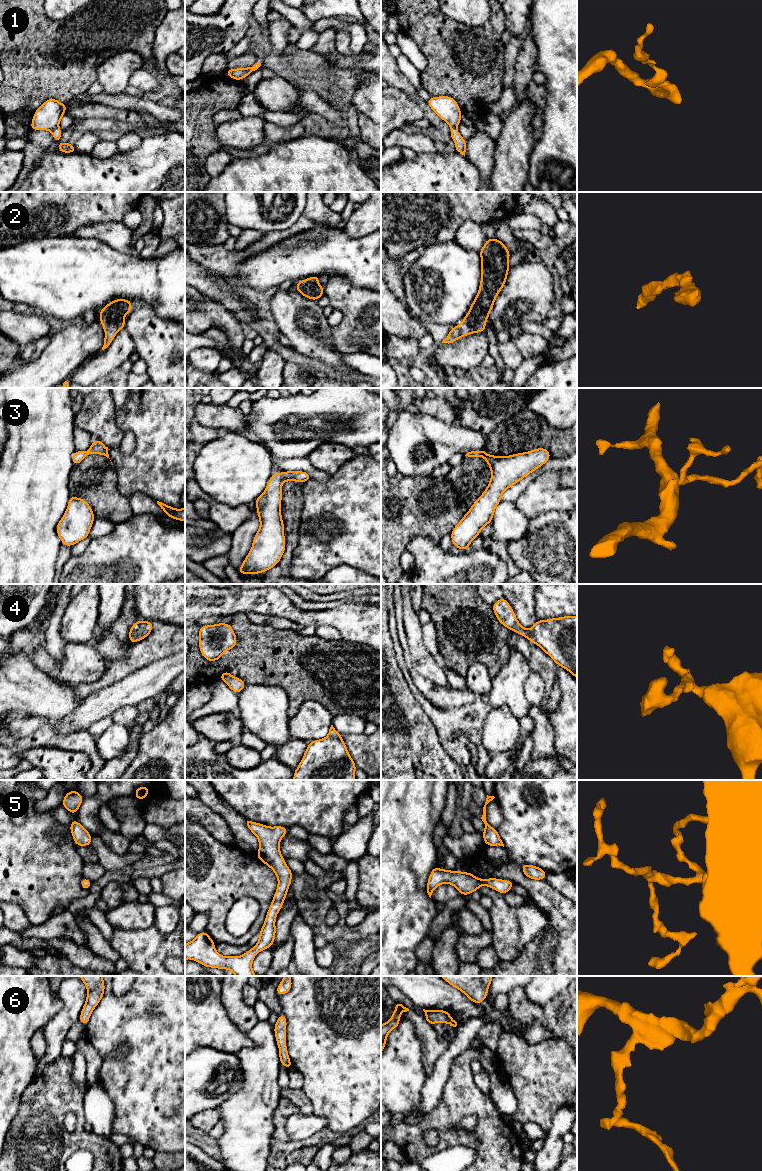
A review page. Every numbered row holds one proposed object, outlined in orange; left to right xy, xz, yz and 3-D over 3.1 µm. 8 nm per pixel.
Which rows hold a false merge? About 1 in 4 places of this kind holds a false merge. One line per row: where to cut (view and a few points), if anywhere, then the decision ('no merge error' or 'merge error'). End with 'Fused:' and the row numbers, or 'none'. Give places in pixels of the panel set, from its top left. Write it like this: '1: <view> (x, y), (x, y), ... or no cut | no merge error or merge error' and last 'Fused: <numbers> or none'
1: xy (57, 126), (53, 131) | merge error
2: no cut | no merge error
3: no cut | no merge error
4: no cut | no merge error
5: no cut | no merge error
6: no cut | no merge error
Fused: 1

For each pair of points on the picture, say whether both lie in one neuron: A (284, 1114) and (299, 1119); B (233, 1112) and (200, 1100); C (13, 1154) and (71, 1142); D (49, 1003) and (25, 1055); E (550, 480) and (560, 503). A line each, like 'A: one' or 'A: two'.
A: two
B: two
C: one
D: one
E: one

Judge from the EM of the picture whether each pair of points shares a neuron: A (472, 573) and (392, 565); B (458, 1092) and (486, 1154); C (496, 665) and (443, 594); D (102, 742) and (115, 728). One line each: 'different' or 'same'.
A: different
B: same
C: same
D: same

